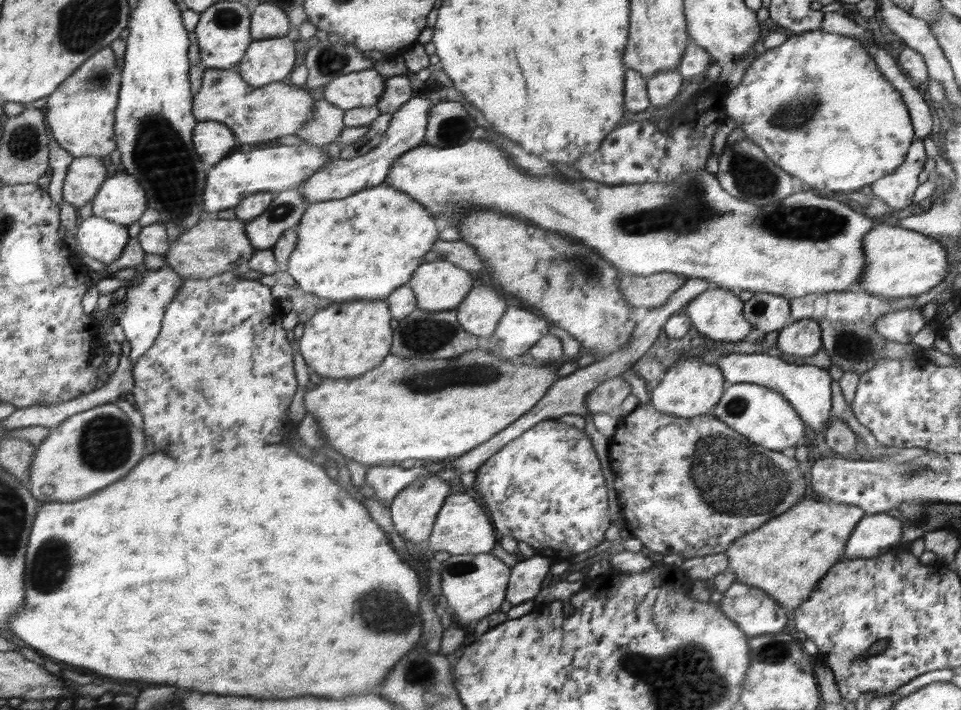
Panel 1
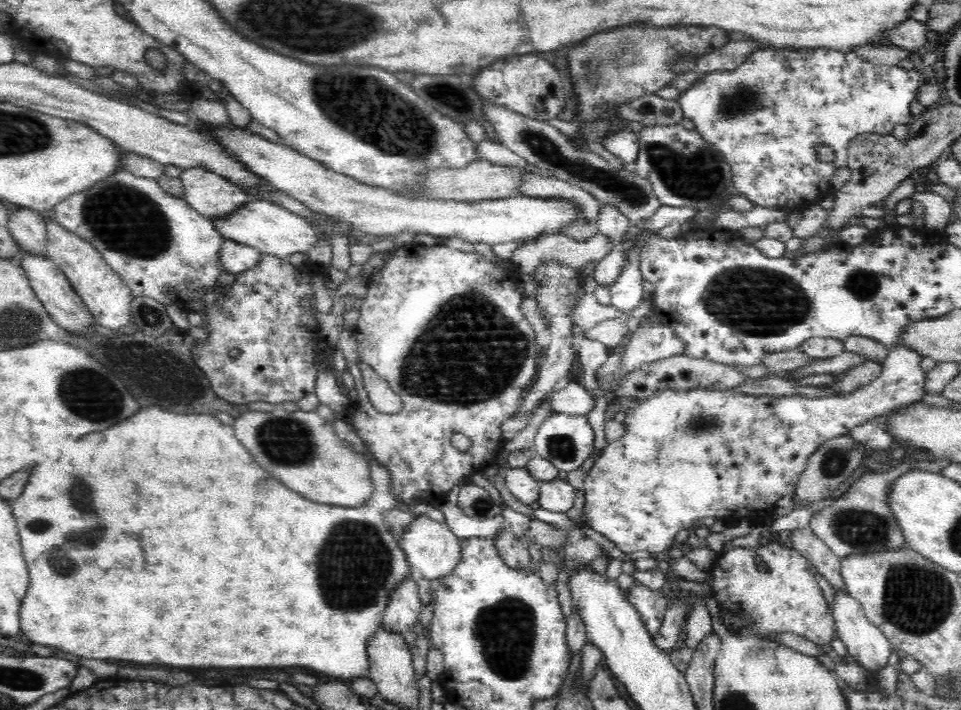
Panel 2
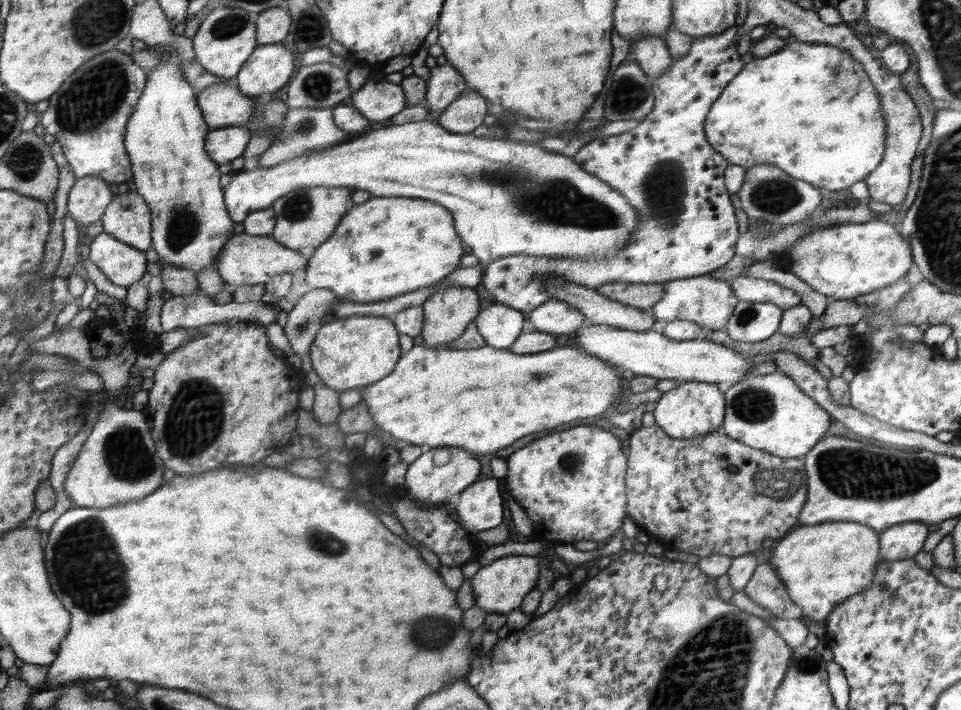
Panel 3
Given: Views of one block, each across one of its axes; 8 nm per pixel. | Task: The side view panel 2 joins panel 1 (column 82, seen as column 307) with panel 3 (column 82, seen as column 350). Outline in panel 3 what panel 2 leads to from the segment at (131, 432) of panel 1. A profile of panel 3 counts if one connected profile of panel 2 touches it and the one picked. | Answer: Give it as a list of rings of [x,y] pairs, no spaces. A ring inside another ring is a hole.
[[[109,401],[92,437],[84,445],[78,461],[74,463],[74,469],[66,481],[66,494],[72,496],[72,502],[76,507],[110,508],[144,500],[146,496],[160,490],[160,486],[164,486],[164,476],[166,476],[166,464],[159,455],[157,441],[153,438],[153,428],[144,411],[135,408],[123,409]]]

